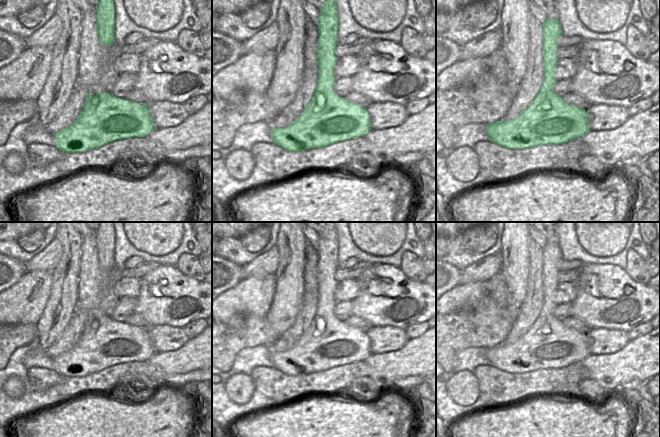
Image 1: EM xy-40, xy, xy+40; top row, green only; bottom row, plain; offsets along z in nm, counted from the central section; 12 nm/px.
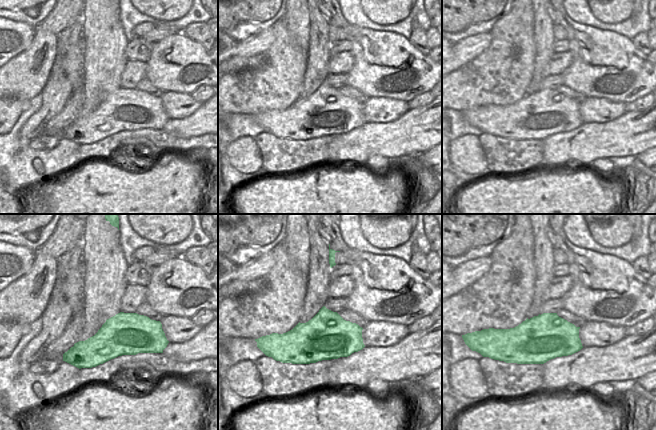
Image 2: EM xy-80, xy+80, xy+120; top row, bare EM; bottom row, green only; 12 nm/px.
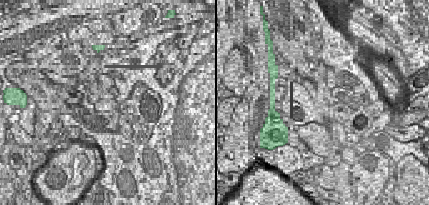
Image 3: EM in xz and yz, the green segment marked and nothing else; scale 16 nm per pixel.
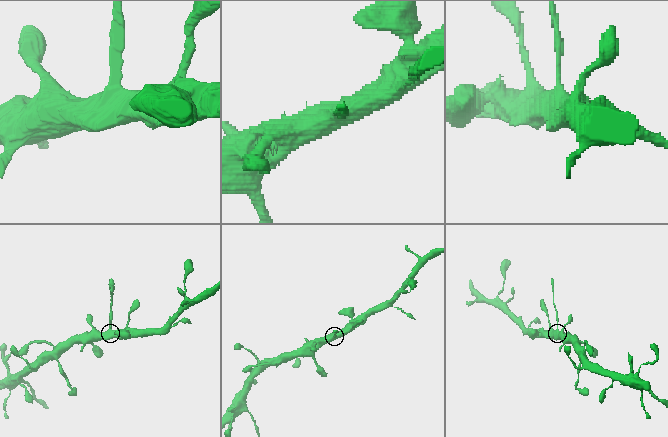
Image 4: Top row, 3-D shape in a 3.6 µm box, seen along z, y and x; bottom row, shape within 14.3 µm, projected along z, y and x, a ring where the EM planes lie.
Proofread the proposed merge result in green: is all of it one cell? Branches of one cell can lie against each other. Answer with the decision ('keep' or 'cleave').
cleave

